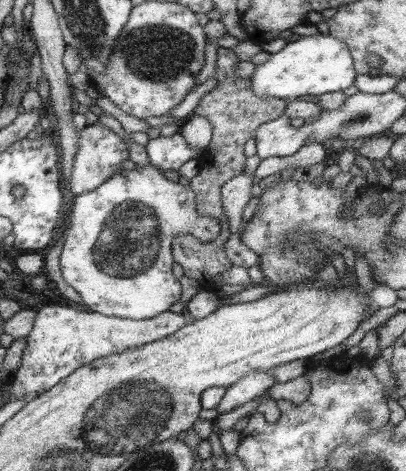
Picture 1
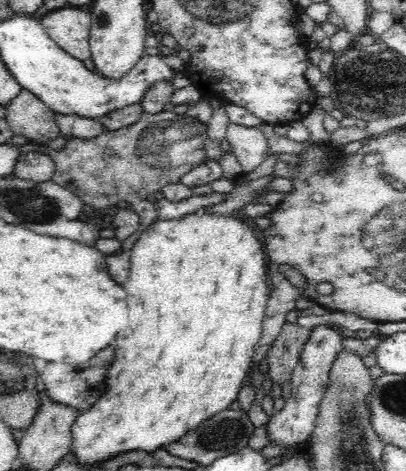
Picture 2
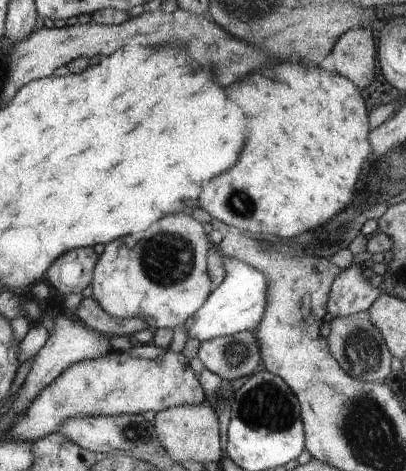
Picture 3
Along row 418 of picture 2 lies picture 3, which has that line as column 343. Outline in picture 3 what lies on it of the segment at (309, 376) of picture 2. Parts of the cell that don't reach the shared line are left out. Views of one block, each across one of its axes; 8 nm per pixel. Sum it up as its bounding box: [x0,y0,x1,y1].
[327,264,381,318]

